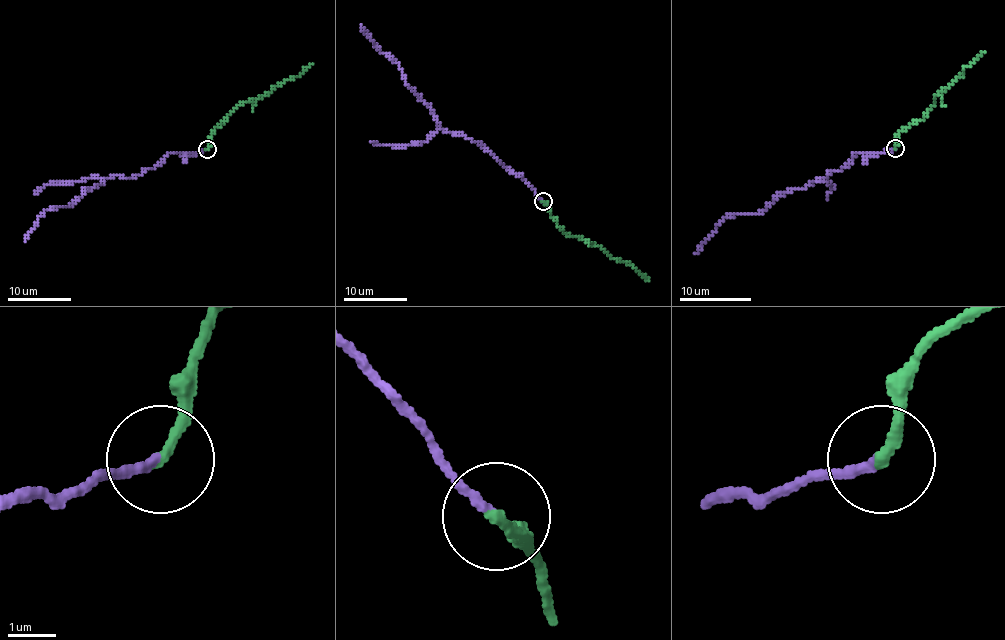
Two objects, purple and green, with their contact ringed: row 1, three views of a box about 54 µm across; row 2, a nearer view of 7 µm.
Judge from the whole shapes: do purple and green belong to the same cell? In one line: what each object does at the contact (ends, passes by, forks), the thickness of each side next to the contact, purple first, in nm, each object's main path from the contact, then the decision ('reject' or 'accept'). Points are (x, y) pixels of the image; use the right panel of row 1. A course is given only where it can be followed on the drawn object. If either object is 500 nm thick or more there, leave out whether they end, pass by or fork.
purple ends; green ends; calibres 180 and 240 nm; course purple (894, 148), (878, 153), (858, 152), (826, 179), (781, 193), (760, 213), (731, 213), (695, 252); course green (894, 148), (898, 135), (919, 121), (937, 96), (984, 53); accept

